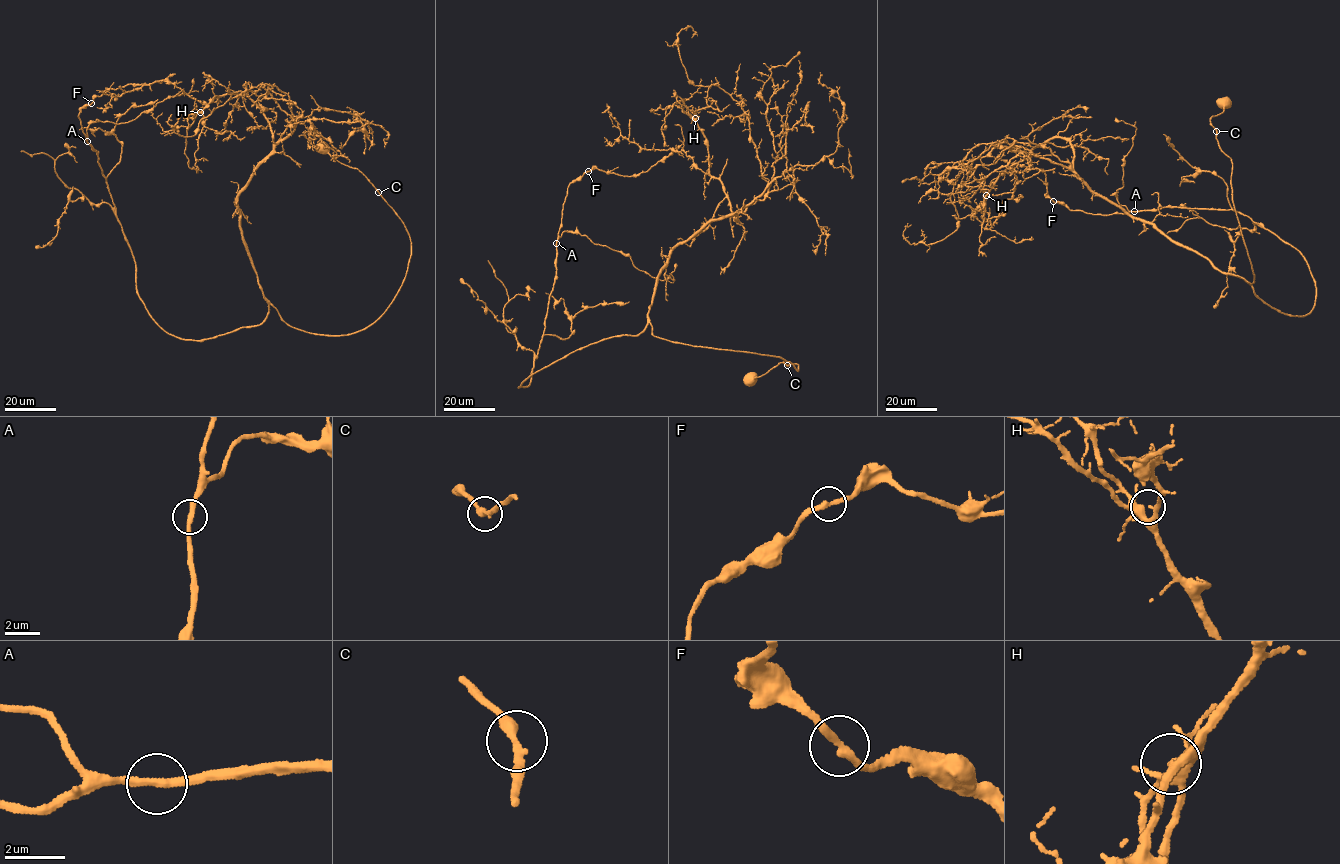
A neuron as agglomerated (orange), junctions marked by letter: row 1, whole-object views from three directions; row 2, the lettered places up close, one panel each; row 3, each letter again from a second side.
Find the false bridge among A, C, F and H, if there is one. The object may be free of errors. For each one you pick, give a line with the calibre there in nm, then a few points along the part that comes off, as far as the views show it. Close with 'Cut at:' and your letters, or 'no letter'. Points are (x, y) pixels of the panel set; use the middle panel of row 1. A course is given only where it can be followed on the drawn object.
Cut at: no letter

